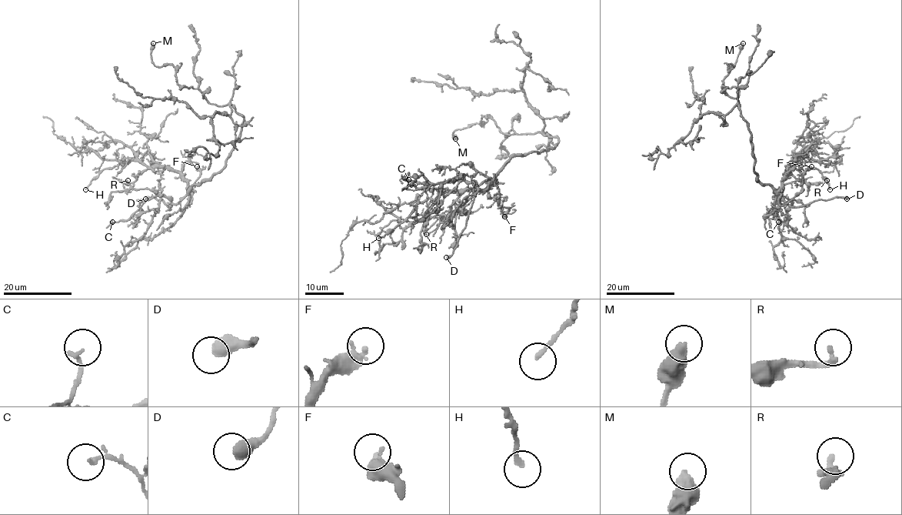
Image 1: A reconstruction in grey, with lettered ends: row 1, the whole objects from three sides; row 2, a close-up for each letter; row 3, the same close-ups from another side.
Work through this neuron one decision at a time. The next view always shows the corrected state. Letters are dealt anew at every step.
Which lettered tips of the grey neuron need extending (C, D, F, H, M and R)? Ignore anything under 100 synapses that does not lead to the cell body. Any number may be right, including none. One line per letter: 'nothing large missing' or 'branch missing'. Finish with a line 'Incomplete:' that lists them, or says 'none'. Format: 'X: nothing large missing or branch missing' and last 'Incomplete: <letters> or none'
C: nothing large missing
D: branch missing
F: nothing large missing
H: nothing large missing
M: nothing large missing
R: nothing large missing
Incomplete: D

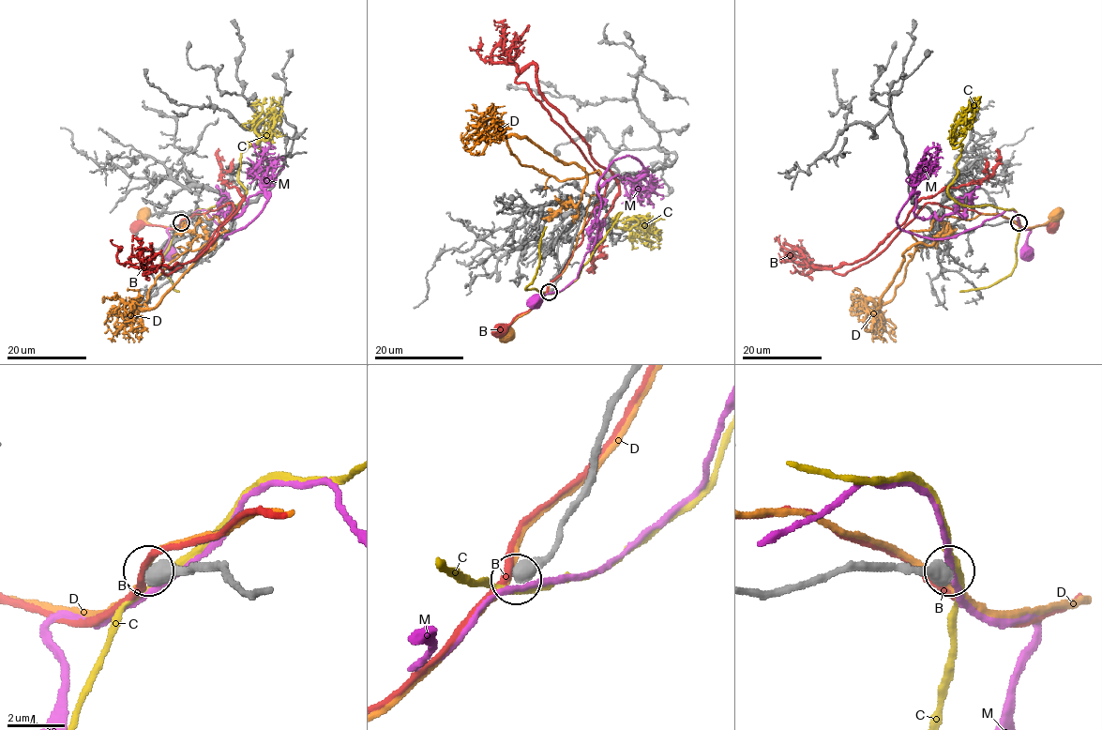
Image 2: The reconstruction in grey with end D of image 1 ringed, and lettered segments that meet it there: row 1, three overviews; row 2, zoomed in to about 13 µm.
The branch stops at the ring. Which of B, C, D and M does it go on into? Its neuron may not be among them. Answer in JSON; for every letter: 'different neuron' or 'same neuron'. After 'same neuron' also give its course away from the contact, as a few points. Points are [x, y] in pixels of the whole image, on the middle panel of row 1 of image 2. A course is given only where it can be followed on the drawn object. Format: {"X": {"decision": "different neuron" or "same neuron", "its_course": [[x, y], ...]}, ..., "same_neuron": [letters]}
{"B": {"decision": "different neuron"}, "C": {"decision": "different neuron"}, "D": {"decision": "different neuron"}, "M": {"decision": "different neuron"}, "same_neuron": []}

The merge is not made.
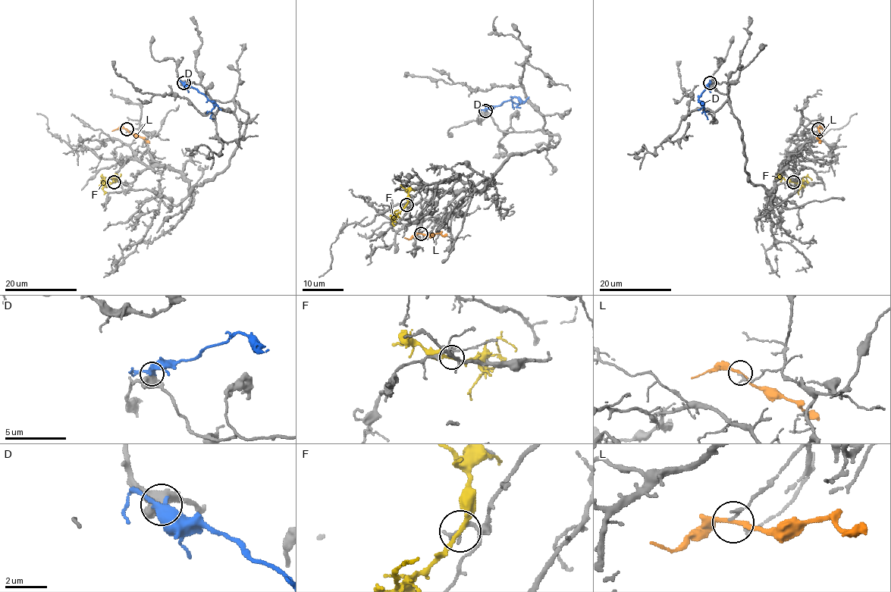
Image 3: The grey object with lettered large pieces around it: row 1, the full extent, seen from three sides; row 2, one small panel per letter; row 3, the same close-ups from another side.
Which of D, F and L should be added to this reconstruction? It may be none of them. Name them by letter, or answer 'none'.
none

